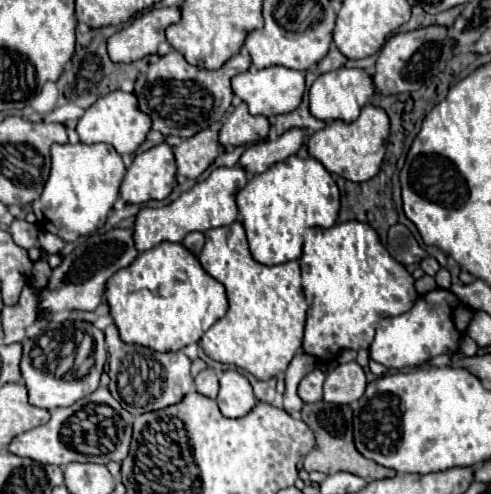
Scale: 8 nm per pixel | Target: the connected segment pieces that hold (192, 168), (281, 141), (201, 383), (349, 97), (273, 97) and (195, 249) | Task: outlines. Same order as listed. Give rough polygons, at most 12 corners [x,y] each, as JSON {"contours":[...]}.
{"contours":[[[209,129],[173,147],[177,173],[197,179],[215,161]],[[293,127],[275,141],[259,141],[243,153],[239,165],[263,173],[295,155],[305,129]],[[203,369],[195,377],[201,395],[215,399],[219,381],[213,369]],[[363,69],[323,73],[309,89],[317,119],[357,119],[375,85]],[[249,69],[231,79],[251,115],[291,113],[301,71]],[[193,231],[183,239],[193,255],[201,253],[205,237]]]}

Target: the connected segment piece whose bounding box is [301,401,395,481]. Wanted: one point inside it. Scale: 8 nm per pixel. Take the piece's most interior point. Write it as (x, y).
(332, 425)

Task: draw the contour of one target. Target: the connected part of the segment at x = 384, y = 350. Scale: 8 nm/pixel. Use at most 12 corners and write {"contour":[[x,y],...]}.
{"contour":[[435,289],[379,323],[371,359],[419,367],[455,353],[473,311]]}

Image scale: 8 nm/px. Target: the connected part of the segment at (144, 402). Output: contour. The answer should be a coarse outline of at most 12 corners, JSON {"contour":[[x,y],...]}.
{"contour":[[105,329],[109,391],[131,415],[193,389],[183,351],[159,353]]}

